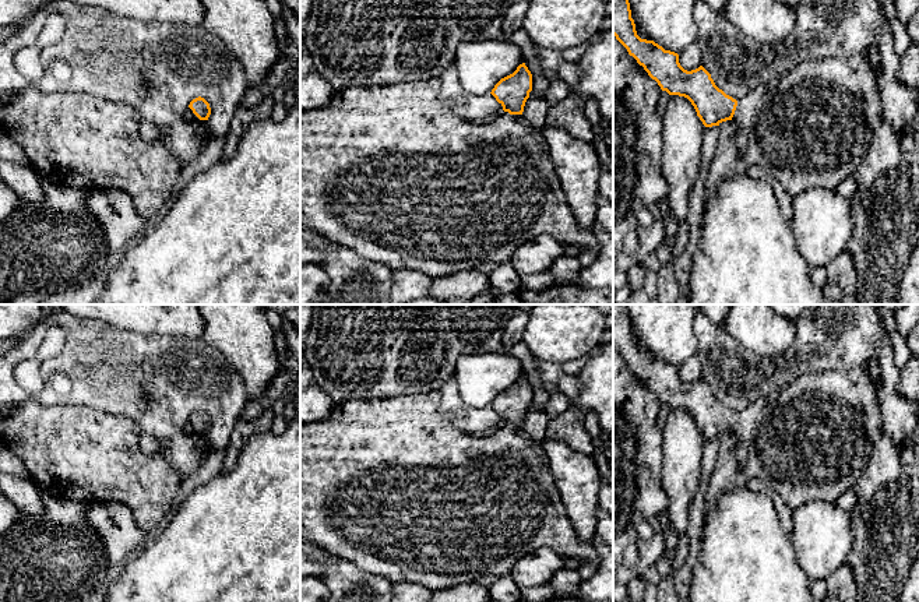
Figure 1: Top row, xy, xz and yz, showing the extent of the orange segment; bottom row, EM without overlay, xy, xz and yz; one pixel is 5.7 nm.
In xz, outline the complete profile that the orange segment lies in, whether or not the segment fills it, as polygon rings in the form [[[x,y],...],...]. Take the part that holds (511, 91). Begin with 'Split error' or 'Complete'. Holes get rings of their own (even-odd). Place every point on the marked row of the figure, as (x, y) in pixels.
Split error. [[[525,66],[501,78],[492,95],[503,106],[490,123],[475,124],[455,116],[448,103],[440,98],[440,77],[416,81],[388,82],[374,87],[348,87],[335,91],[321,109],[300,110],[300,223],[327,237],[332,243],[352,249],[360,257],[384,263],[394,270],[408,268],[422,271],[433,279],[460,271],[475,270],[483,263],[507,263],[511,253],[541,233],[552,235],[563,246],[578,246],[584,250],[601,250],[601,243],[592,229],[584,229],[574,218],[554,170],[543,129],[534,127],[522,116],[524,106],[532,91],[532,74]]]

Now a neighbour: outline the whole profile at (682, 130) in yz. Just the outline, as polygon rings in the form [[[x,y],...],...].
[[[670,95],[662,119],[661,169],[668,184],[668,207],[679,225],[689,214],[689,193],[701,169],[705,126],[691,102]]]

